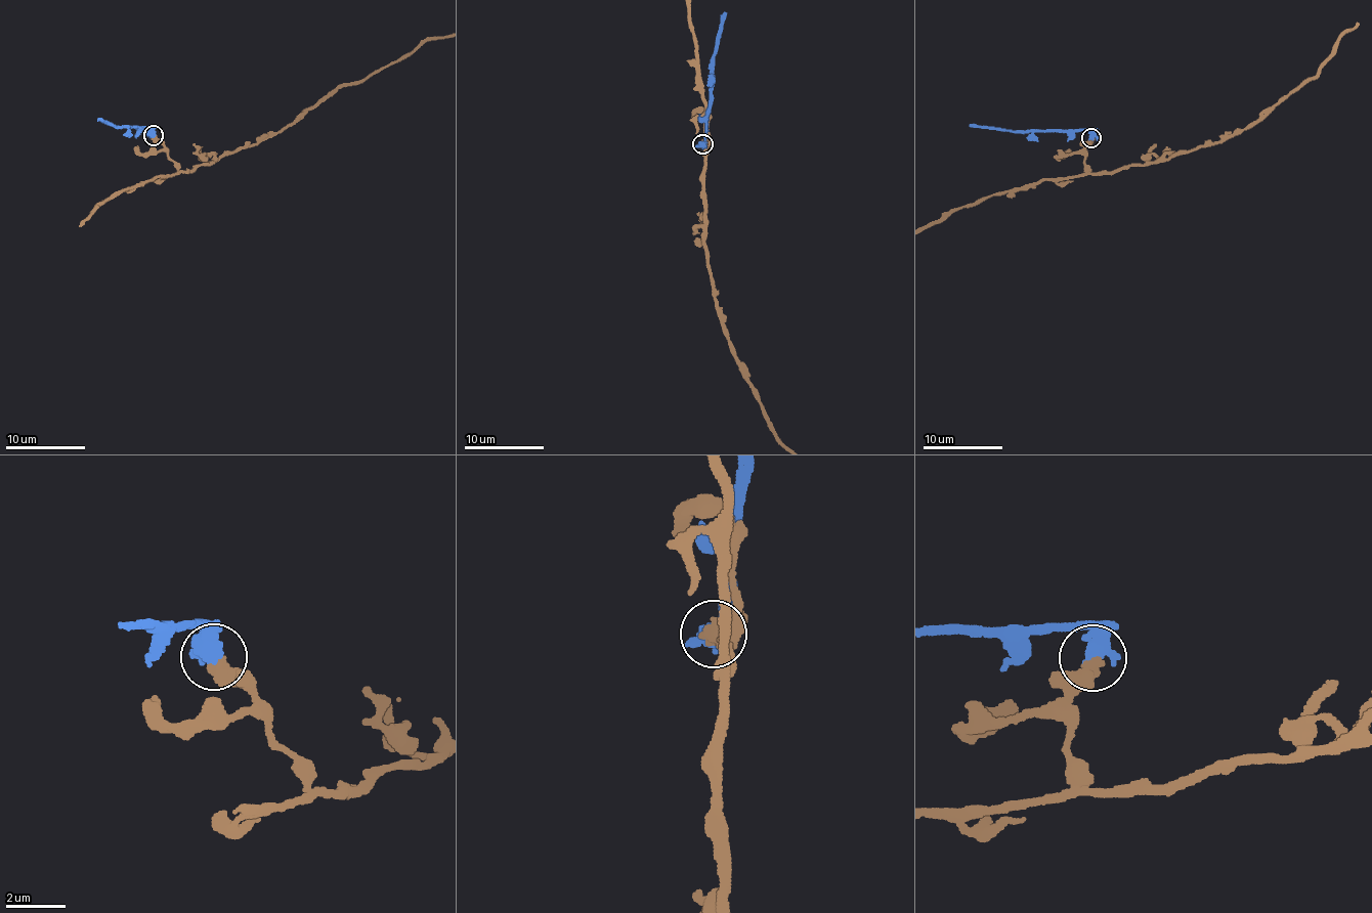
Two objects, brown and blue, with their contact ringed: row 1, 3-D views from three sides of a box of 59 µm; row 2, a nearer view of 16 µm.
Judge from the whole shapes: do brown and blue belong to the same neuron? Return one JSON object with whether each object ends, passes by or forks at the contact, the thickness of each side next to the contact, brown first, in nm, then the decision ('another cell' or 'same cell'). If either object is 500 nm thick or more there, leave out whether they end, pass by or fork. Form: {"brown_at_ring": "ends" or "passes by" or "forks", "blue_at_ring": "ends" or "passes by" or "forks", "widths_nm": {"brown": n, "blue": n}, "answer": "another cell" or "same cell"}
{"widths_nm": {"brown": 480, "blue": 650}, "answer": "another cell"}

